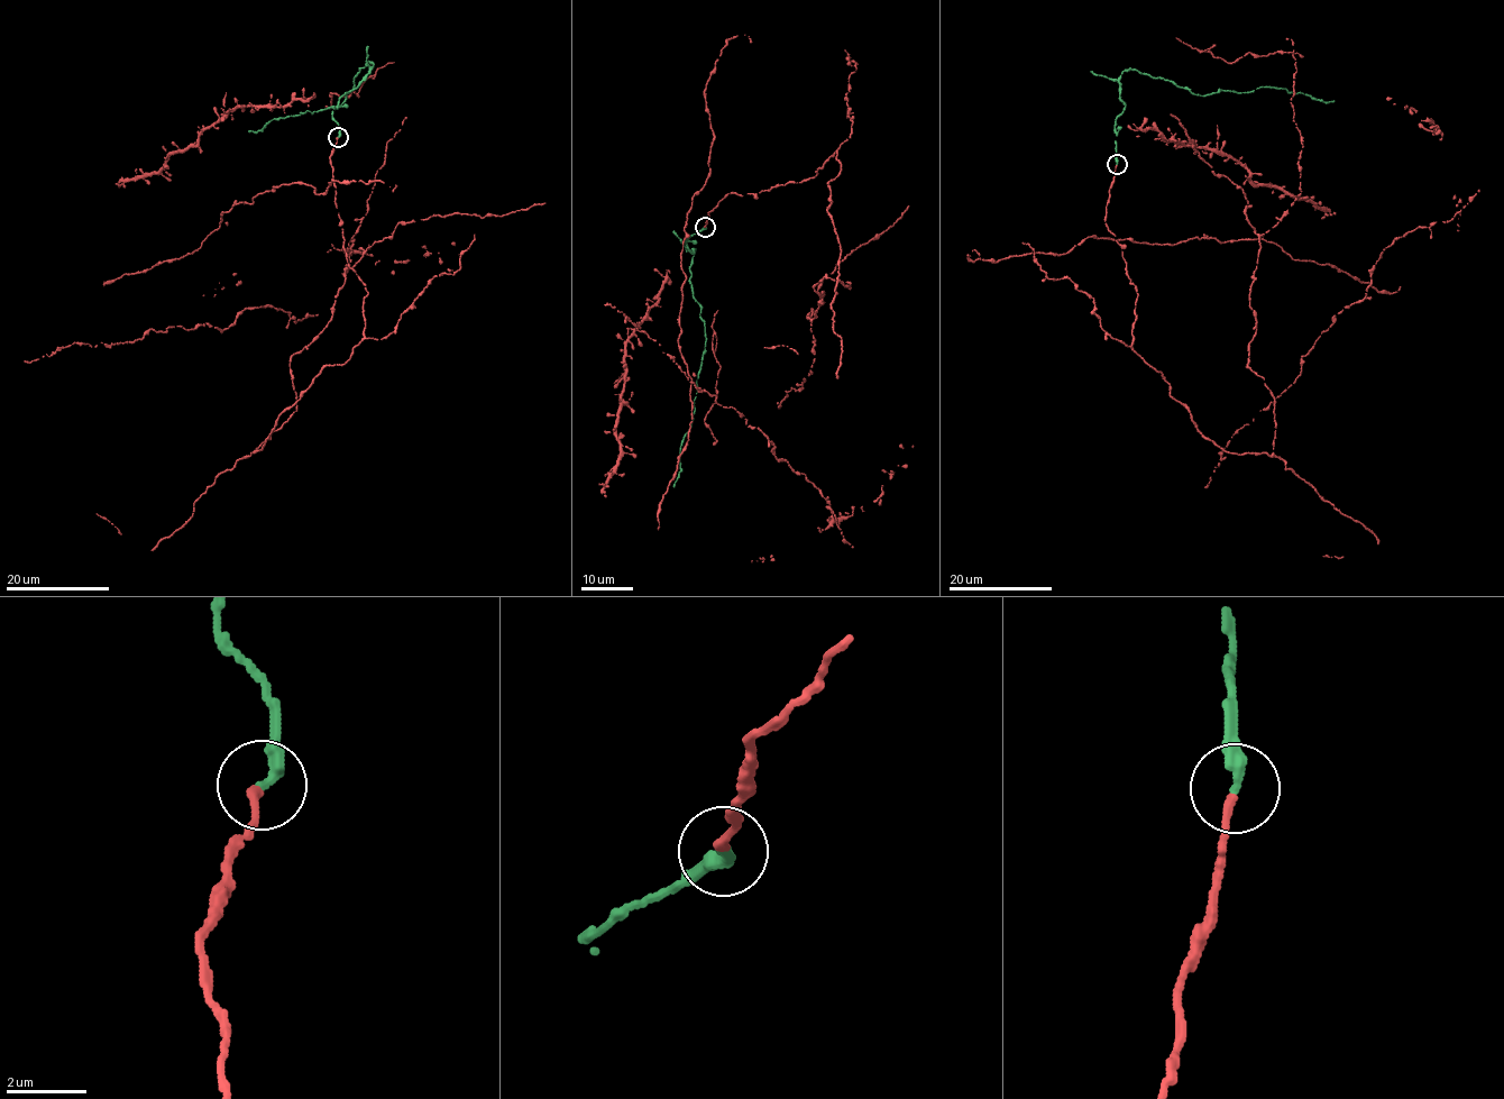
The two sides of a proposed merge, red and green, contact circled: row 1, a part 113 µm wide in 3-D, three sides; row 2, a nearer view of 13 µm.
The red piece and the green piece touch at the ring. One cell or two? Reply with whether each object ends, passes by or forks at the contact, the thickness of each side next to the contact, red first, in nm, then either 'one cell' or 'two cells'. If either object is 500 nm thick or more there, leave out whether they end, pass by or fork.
red ends; green ends; calibres 200 and 320 nm; one cell

